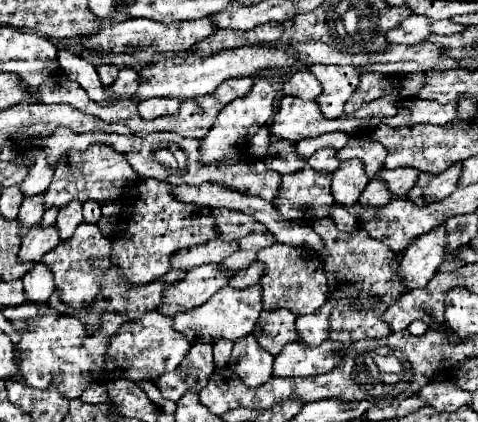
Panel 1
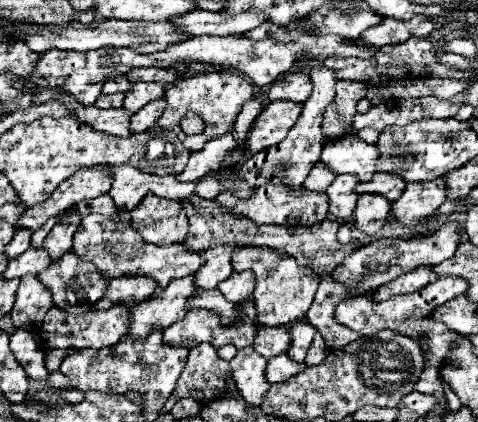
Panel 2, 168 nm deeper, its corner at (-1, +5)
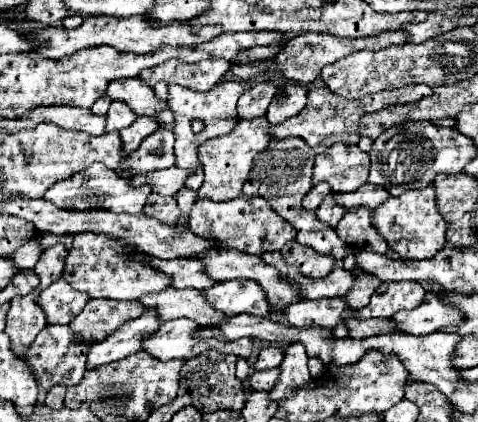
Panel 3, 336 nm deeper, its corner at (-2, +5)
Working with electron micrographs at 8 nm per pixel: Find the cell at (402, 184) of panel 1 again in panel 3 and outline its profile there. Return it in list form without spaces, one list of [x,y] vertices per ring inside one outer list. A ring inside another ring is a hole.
[[[366,183],[366,185],[362,185],[362,189],[356,189],[352,193],[336,193],[334,199],[344,209],[352,209],[352,207],[370,207],[370,209],[376,209],[388,197],[390,197],[390,193],[386,193],[386,189],[382,189],[380,185]]]

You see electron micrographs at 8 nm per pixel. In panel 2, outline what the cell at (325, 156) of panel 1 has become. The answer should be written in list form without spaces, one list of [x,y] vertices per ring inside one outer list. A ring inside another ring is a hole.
[[[315,163],[313,169],[311,169],[311,173],[309,173],[309,177],[305,179],[303,185],[305,185],[307,191],[325,193],[325,189],[333,183],[333,179],[335,179],[335,173],[329,167],[325,167],[321,163]]]

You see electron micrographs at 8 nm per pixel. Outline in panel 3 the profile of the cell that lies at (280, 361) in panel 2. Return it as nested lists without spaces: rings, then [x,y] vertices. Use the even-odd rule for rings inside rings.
[[[280,367],[264,369],[264,371],[254,371],[254,375],[248,379],[248,387],[250,387],[250,389],[270,391],[270,389],[276,385],[278,377],[280,377]]]

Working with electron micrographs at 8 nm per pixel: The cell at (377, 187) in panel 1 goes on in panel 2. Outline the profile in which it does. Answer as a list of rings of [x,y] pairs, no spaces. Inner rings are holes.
[[[359,195],[355,213],[353,213],[353,225],[363,231],[365,235],[377,235],[377,231],[381,231],[381,227],[385,225],[387,217],[391,211],[391,201],[387,201],[381,195]]]

